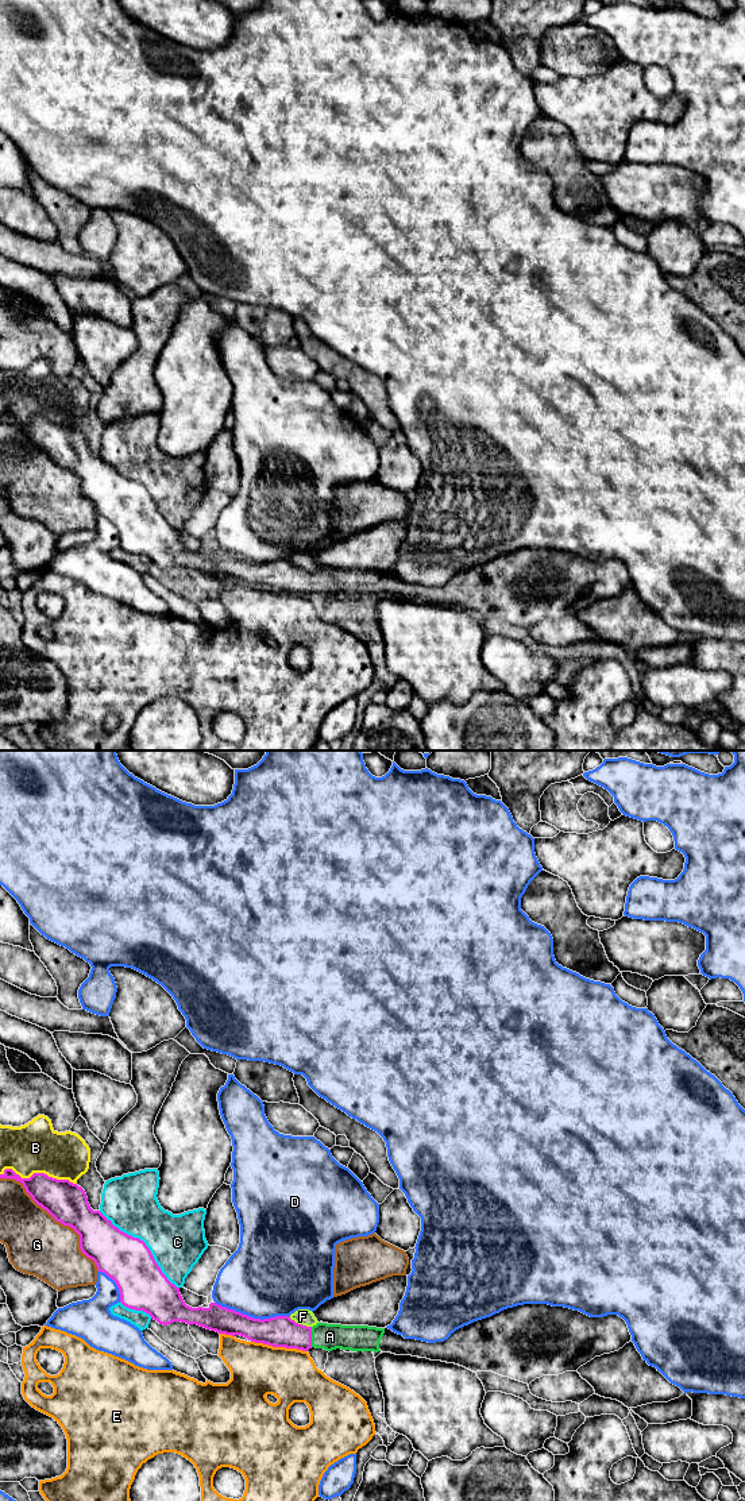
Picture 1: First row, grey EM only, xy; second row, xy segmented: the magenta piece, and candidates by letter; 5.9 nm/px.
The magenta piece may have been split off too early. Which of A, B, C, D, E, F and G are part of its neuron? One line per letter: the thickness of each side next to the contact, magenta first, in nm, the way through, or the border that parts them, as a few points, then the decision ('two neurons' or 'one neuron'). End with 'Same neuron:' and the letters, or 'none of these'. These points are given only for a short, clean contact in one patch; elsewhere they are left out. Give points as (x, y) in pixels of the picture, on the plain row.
A: 190/160 nm | across xy (281, 575), (297, 581), (311, 581), (329, 581) | one neuron
B: 240/300 nm | two neurons
C: 280/320 nm | two neurons
D: 190/480 nm | two neurons
E: 190/320 nm | along xy (251, 585), (307, 595) | two neurons
F: 190/100 nm | along xy (289, 560), (311, 571) | two neurons
G: 240/360 nm | two neurons
Same neuron: A

